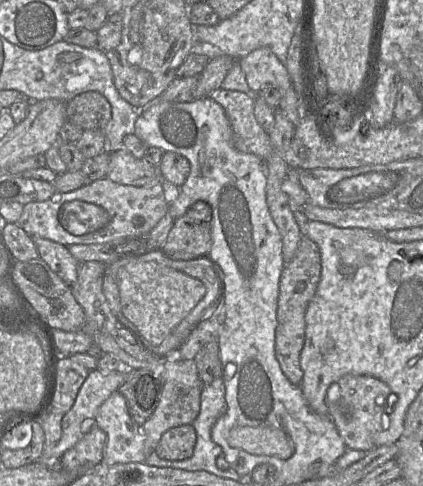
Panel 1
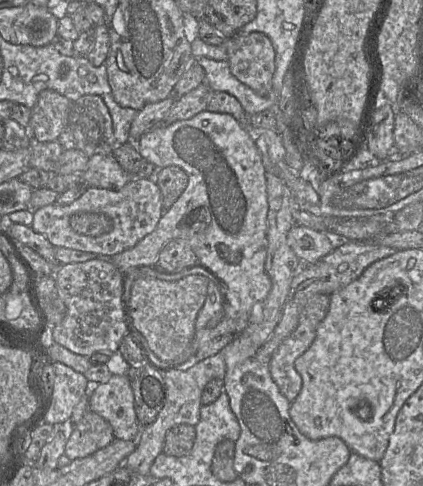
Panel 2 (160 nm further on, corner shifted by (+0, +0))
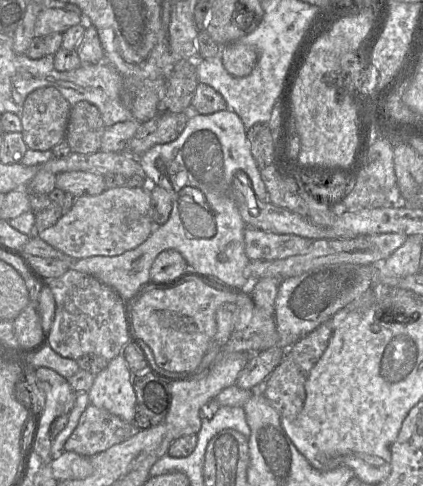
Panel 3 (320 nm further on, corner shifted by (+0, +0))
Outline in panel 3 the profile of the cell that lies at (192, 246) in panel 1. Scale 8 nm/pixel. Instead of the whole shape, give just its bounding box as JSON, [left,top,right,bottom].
[150,250,189,285]

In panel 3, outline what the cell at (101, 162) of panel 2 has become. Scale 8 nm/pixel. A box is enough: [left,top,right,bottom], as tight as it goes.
[56,171,107,197]

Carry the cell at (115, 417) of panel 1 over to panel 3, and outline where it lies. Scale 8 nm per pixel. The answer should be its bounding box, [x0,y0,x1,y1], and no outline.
[88,354,136,423]

